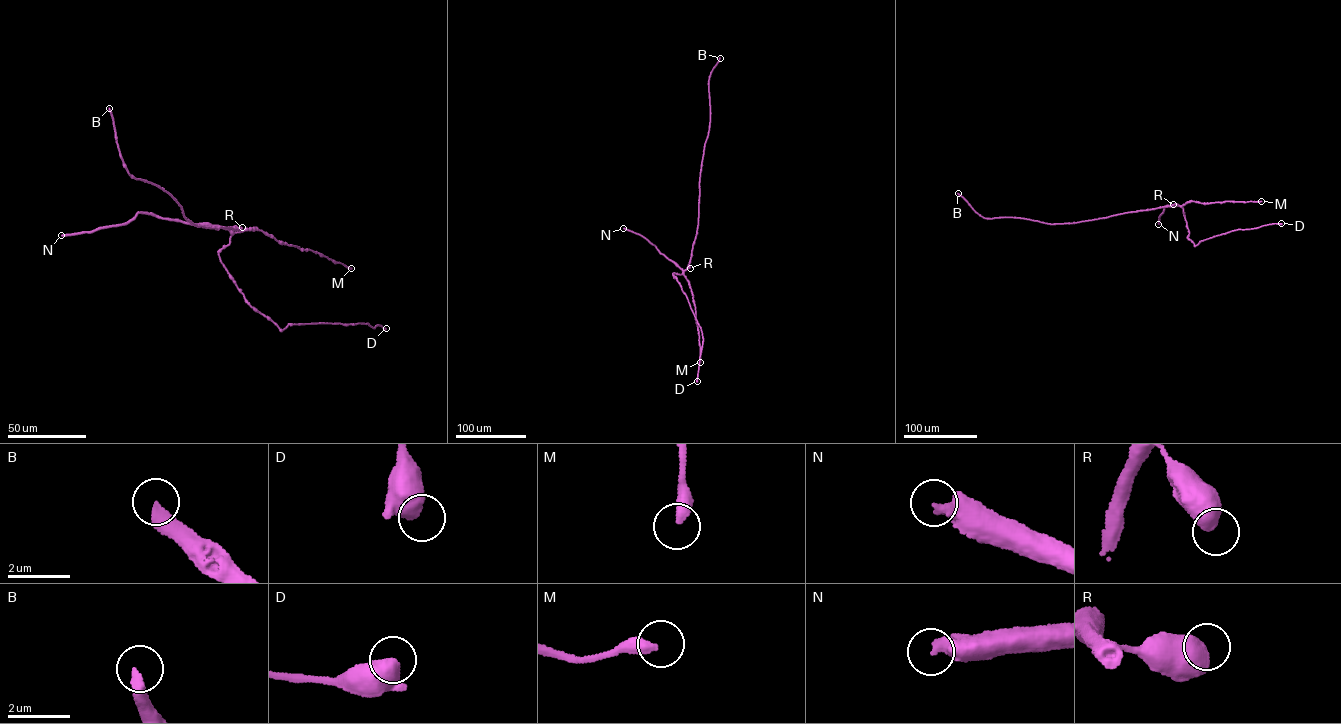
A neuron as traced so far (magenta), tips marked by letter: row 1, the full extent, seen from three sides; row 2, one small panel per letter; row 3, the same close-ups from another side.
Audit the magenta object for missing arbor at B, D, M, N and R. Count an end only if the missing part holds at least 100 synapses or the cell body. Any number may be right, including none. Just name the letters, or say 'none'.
B

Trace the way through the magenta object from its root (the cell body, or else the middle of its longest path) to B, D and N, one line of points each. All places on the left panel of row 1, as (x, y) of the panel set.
B: (207, 225), (237, 229), (197, 226), (185, 218), (181, 207), (167, 192), (131, 176), (119, 152), (109, 108)
D: (207, 225), (229, 230), (221, 263), (248, 303), (281, 330), (322, 323), (386, 328)
N: (207, 225), (138, 212), (120, 224), (61, 235)

